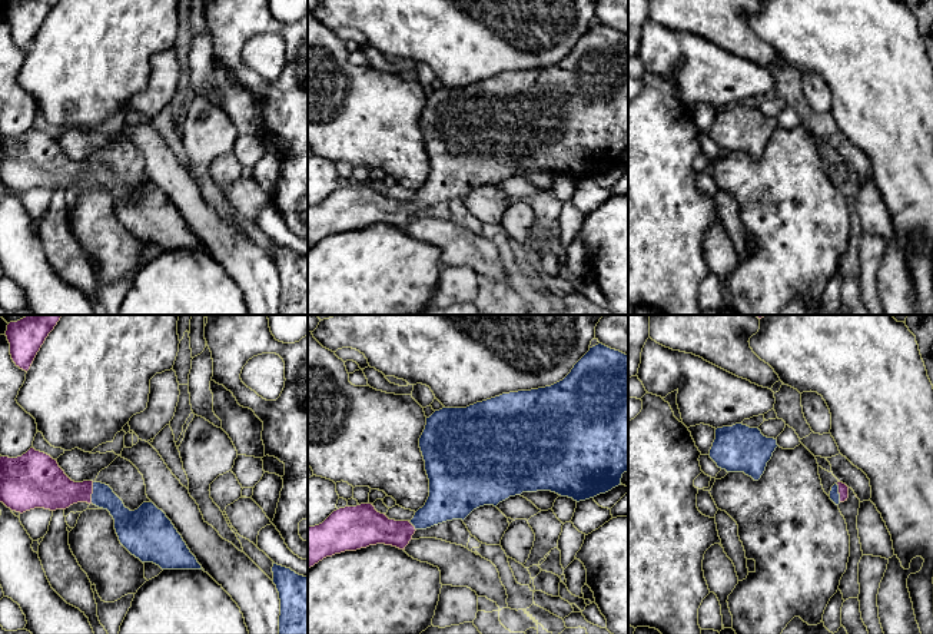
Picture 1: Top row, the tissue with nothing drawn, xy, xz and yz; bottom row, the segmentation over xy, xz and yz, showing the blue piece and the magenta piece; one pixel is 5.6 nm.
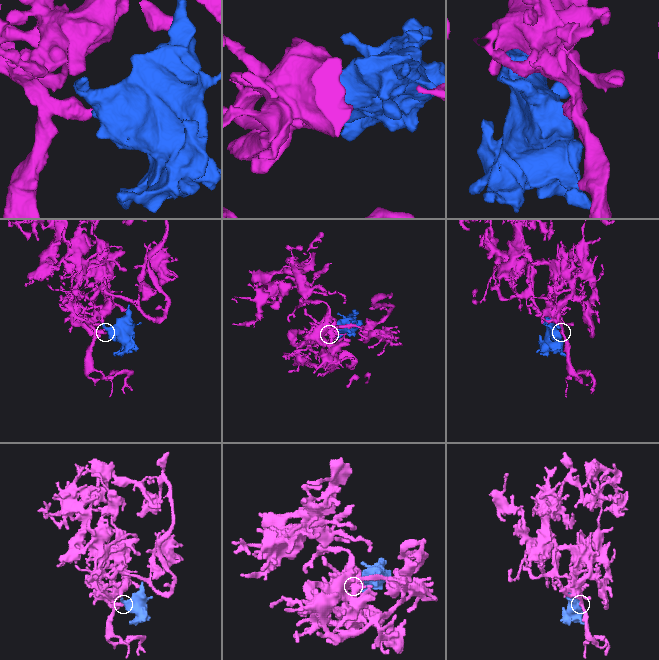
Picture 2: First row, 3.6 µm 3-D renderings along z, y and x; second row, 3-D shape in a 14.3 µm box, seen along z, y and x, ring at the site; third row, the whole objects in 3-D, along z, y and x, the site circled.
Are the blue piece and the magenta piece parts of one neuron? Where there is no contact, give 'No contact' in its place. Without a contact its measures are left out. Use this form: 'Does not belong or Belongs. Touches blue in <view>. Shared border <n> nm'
Belongs. Touches blue in xy. Shared border 120 nm

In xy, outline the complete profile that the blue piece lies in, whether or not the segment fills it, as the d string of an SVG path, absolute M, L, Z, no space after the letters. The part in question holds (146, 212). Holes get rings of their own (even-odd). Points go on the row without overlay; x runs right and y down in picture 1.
M34 127L17 137L0 136L0 182L20 193L34 187L56 190L77 182L93 183L110 192L120 223L142 242L153 242L162 249L203 249L172 200L152 180L130 190L109 165L96 160L74 162L56 139Z

